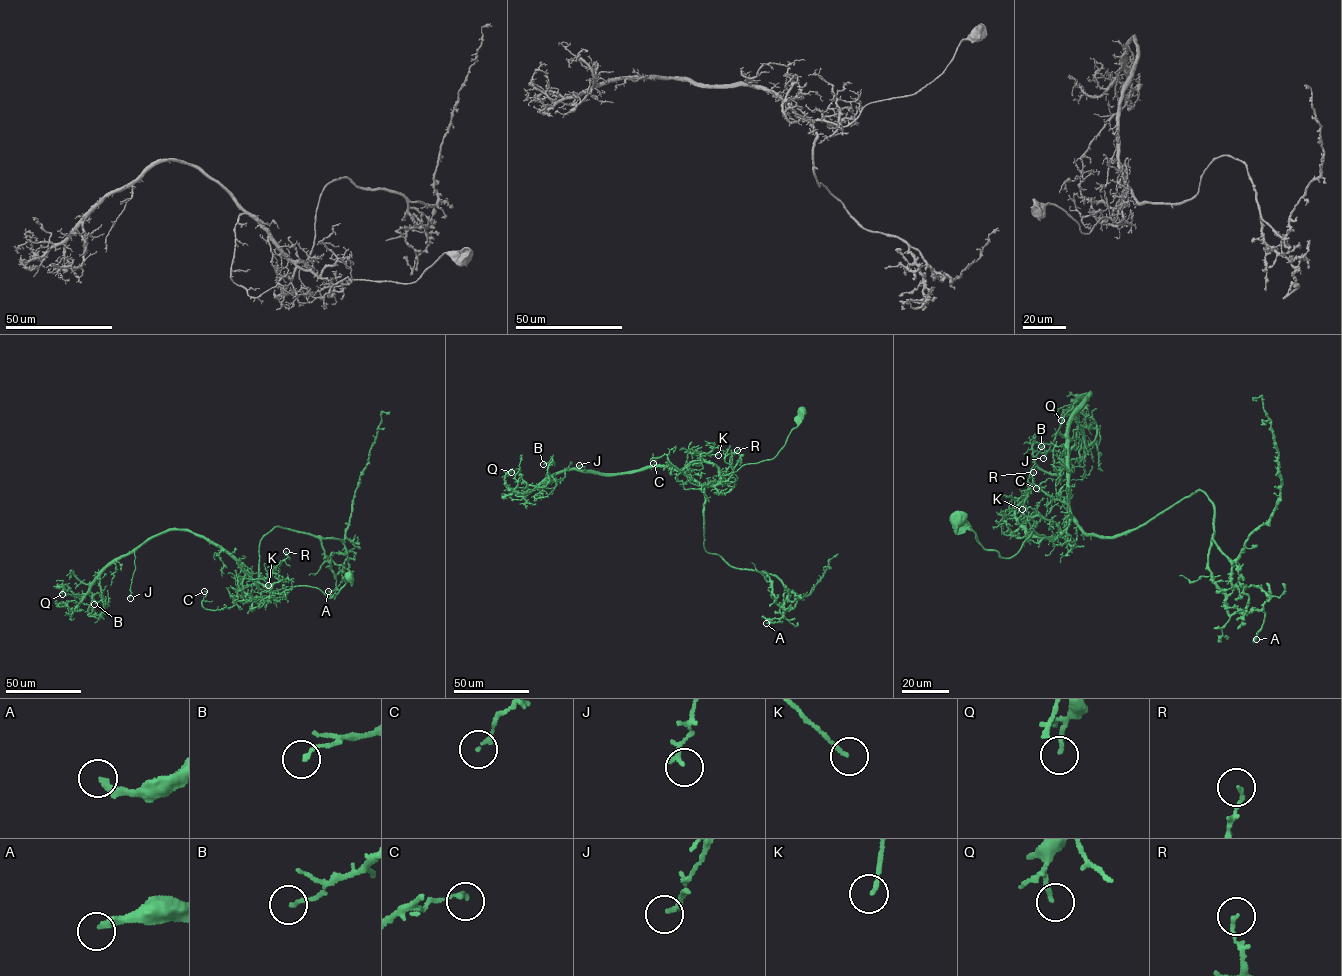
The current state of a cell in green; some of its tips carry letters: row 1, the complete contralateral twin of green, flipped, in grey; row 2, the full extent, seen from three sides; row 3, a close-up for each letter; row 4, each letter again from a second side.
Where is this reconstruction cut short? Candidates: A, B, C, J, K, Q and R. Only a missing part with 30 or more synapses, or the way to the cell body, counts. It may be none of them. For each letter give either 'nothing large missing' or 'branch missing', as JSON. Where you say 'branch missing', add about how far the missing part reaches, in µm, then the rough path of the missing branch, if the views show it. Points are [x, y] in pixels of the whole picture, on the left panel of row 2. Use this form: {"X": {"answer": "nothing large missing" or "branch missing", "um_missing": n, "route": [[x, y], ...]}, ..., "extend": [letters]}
{"A": {"answer": "nothing large missing"}, "B": {"answer": "branch missing", "um_missing": 10}, "C": {"answer": "nothing large missing"}, "J": {"answer": "nothing large missing"}, "K": {"answer": "nothing large missing"}, "Q": {"answer": "nothing large missing"}, "R": {"answer": "nothing large missing"}, "extend": ["B"]}

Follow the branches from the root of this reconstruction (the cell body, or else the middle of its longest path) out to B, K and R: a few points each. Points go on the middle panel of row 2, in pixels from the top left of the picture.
B: (802, 411), (775, 457), (709, 486), (658, 466), (569, 470), (548, 484), (552, 458), (543, 464)
K: (802, 411), (799, 423), (772, 458), (743, 464), (721, 481), (715, 465), (699, 454), (692, 454), (718, 455)
R: (802, 411), (799, 423), (775, 457), (743, 464), (727, 481), (706, 486), (719, 484), (730, 457), (737, 450)

